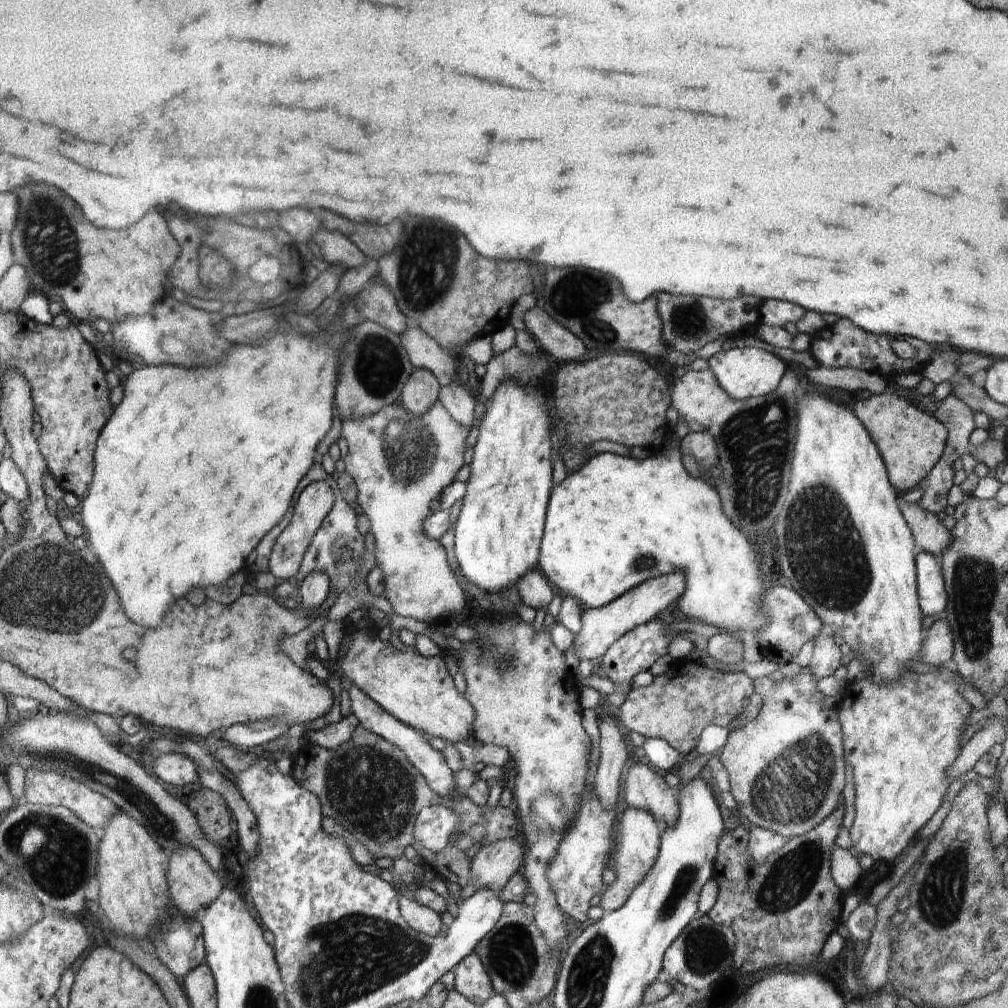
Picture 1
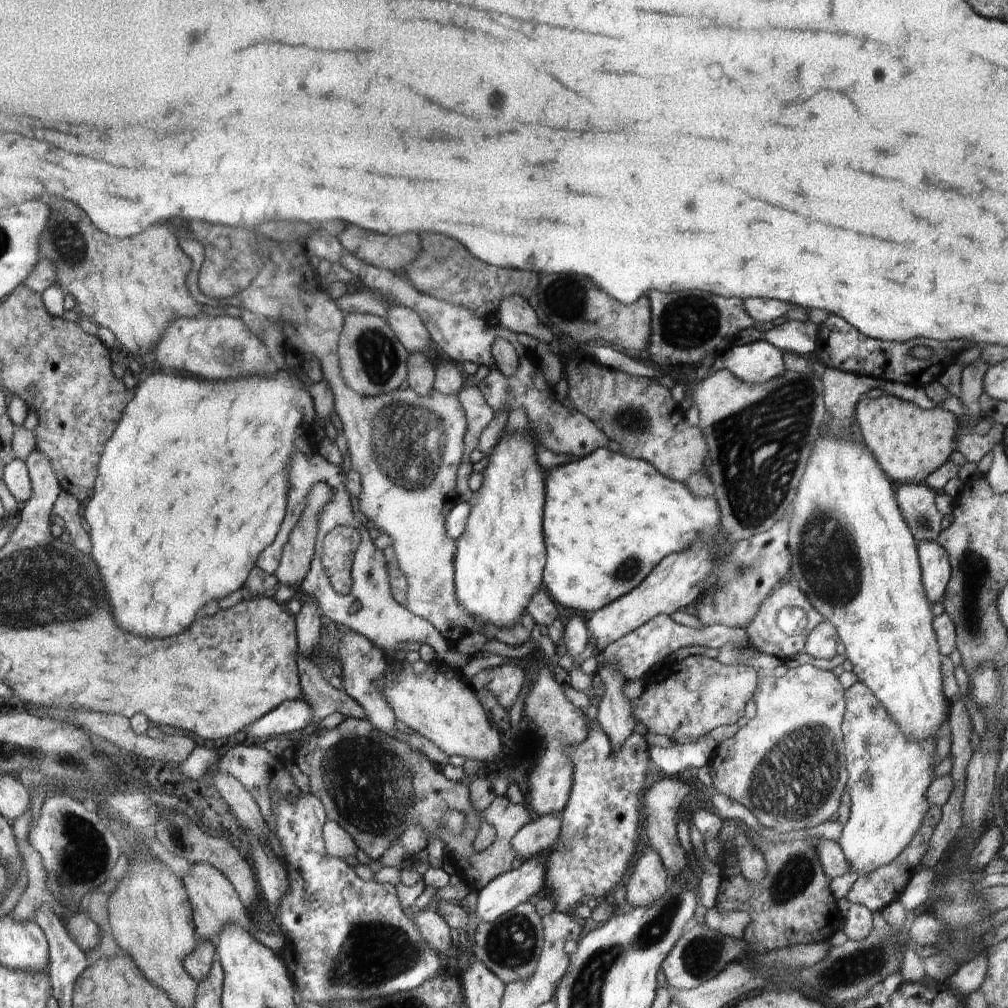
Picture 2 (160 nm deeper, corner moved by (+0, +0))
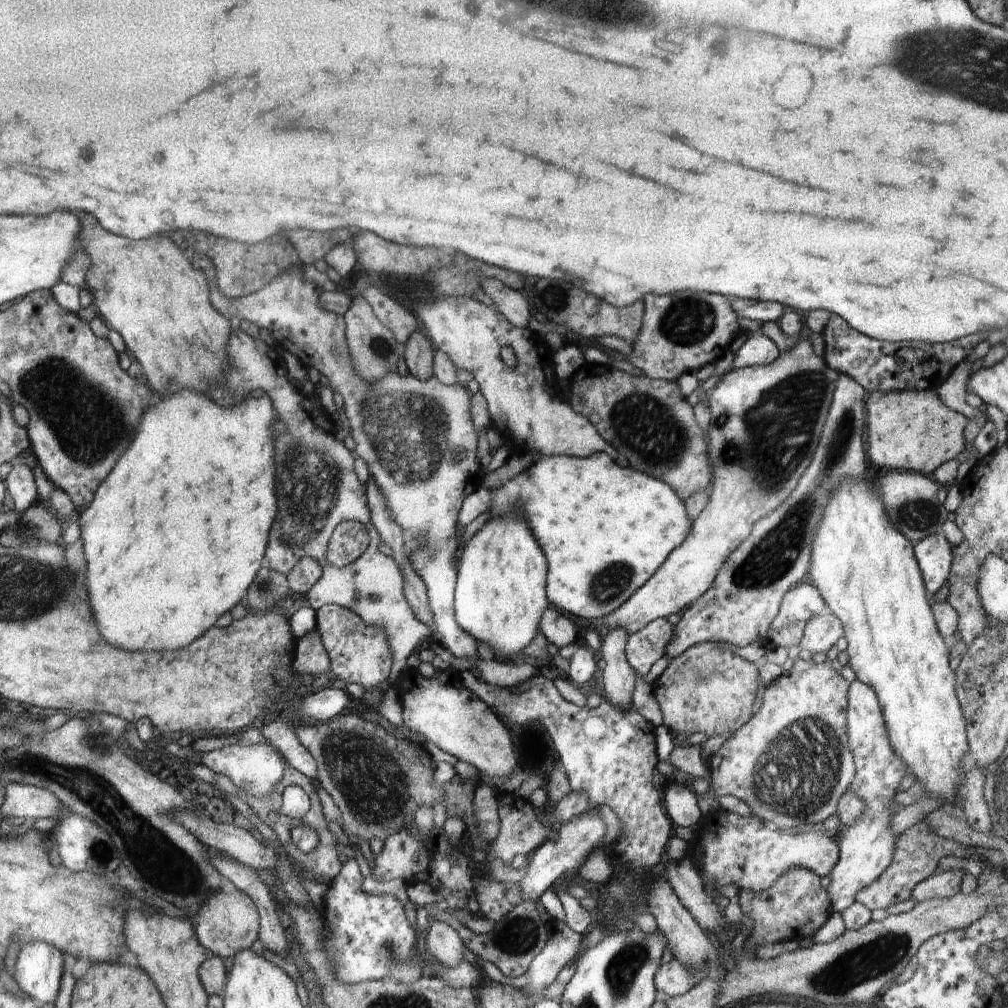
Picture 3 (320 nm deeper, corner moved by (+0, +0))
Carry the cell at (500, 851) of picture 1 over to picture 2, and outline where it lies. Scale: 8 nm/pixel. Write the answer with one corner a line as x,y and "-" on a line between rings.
561,815
538,816
525,824
511,840
518,858
526,860
534,855
547,854
554,848
561,831

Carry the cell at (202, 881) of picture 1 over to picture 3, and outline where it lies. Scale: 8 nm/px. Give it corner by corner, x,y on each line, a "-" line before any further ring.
222,878
220,890
208,898
202,906
196,910
197,939
202,947
213,952
215,956
228,958
240,952
248,950
252,944
260,938
260,915
257,906
244,892
241,892
227,879

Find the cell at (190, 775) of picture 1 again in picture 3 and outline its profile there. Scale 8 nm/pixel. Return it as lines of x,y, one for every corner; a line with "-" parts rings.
267,741
253,746
224,746
220,750
200,752
200,754
201,764
215,774
228,775
241,790
250,792
252,796
258,796
258,798
268,798
274,792
274,788
282,780
282,774
284,774
287,764
282,754

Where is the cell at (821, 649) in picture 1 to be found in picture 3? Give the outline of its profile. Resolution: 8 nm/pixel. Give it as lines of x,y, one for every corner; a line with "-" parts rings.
825,611
806,624
799,642
800,650
806,657
826,654
843,635
840,620
831,611

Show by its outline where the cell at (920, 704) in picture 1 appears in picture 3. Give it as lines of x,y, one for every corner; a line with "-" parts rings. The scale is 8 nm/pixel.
856,680
849,684
847,698
846,734
855,764
850,787
854,795
864,802
864,812
839,838
839,860
830,874
832,880
826,889
832,900
832,911
840,914
855,902
854,898
862,888
870,886
892,864
896,846
896,836
890,832
890,818
896,814
892,812
892,806
896,804
894,798
900,782
908,772
906,764
894,752
888,740
882,710
874,690

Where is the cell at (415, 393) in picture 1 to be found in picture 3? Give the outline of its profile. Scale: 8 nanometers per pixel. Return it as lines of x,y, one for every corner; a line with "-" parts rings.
422,329
416,330
405,345
404,358
406,358
408,373
422,381
432,378
436,373
433,371
436,349
432,346
428,335

